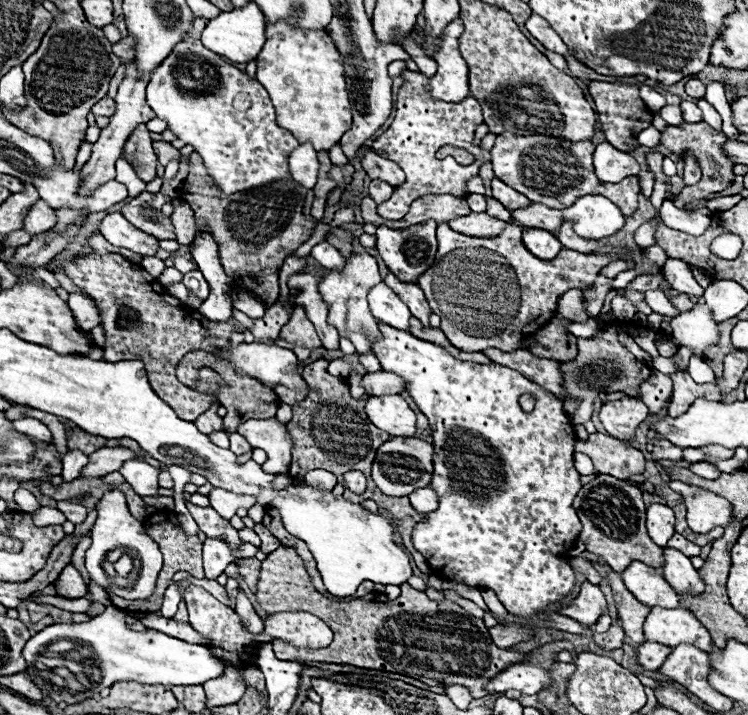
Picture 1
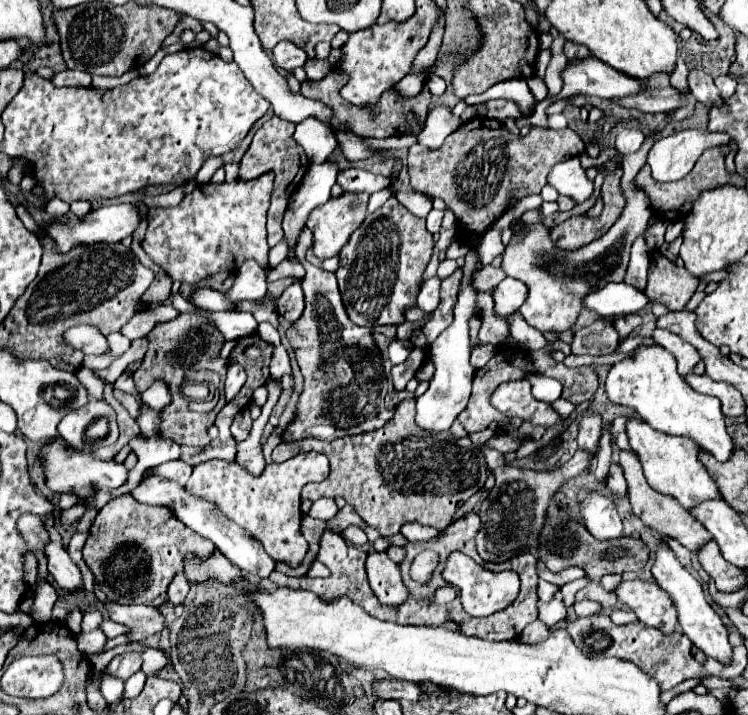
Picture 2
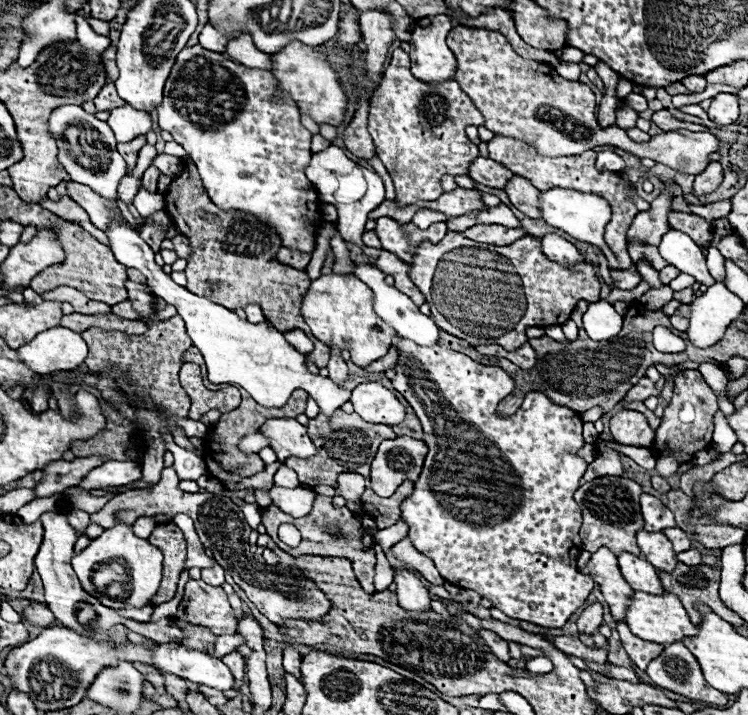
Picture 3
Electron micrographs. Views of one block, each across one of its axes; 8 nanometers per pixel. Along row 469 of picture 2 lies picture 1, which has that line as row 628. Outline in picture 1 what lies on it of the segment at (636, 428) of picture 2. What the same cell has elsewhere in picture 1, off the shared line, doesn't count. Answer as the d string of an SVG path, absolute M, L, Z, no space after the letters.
M652 606L644 622L644 636L646 640L664 646L694 644L704 652L712 650L712 638L708 630L686 608Z

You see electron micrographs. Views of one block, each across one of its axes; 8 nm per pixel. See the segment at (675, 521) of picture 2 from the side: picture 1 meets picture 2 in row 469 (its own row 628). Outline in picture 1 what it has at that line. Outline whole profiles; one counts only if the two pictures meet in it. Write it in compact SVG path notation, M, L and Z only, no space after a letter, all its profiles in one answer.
M602 564L602 570L608 574L608 584L614 592L614 604L618 608L618 618L622 622L622 628L626 632L626 636L634 642L634 644L640 644L644 642L644 634L642 634L642 624L644 624L644 618L648 616L650 608L644 606L642 602L638 602L630 592L628 588L624 586L622 578L618 572L610 570L608 564Z

